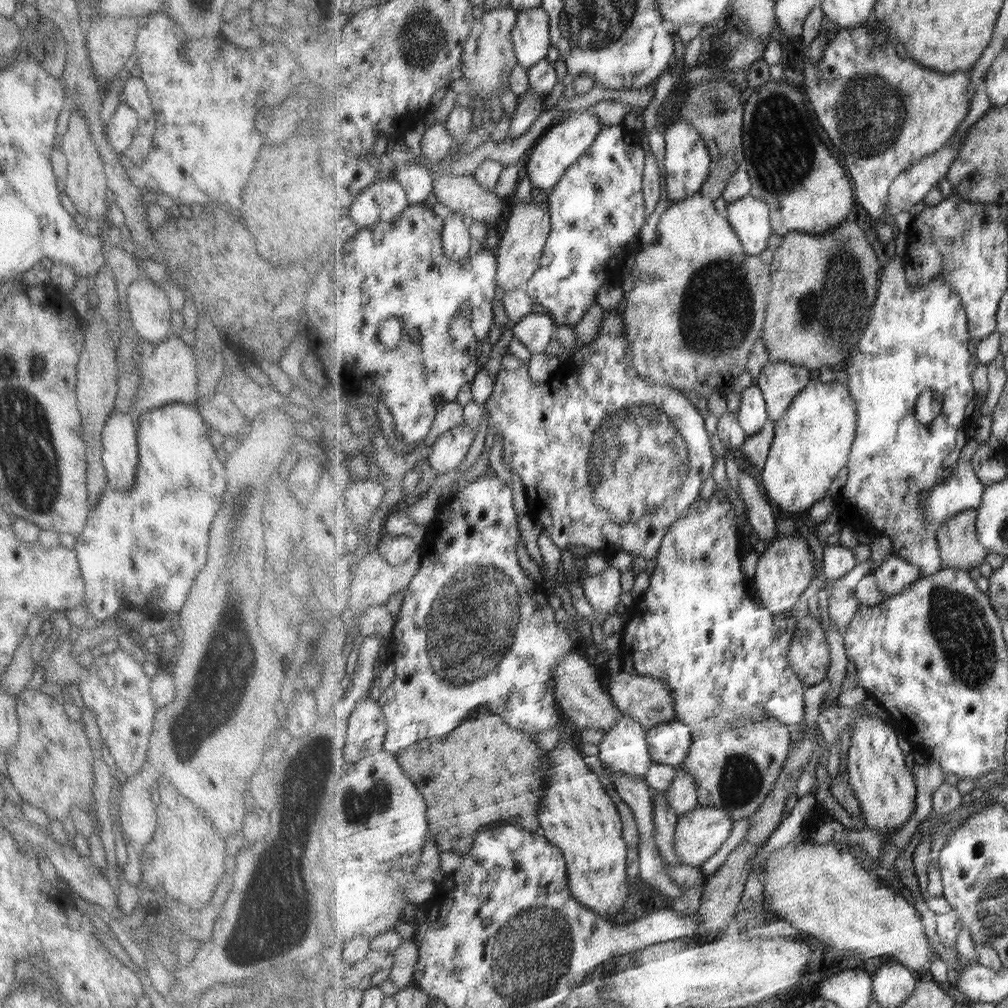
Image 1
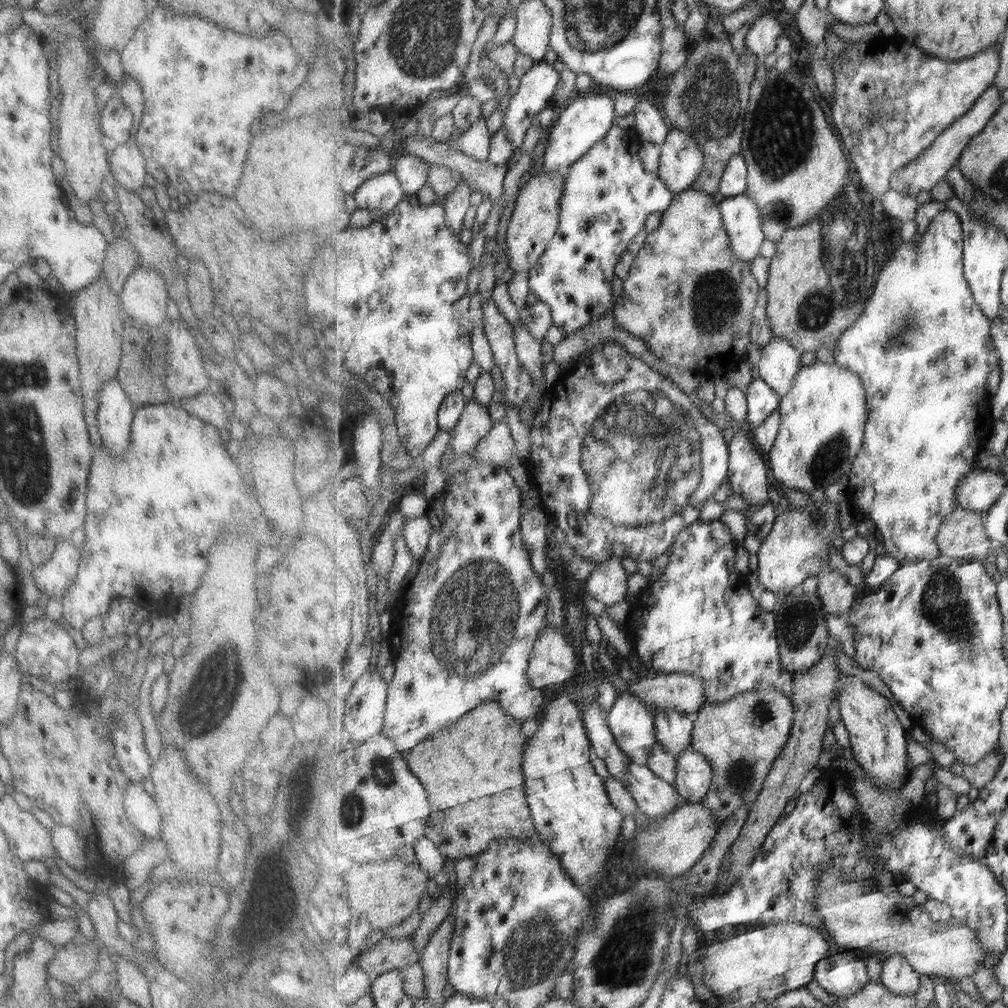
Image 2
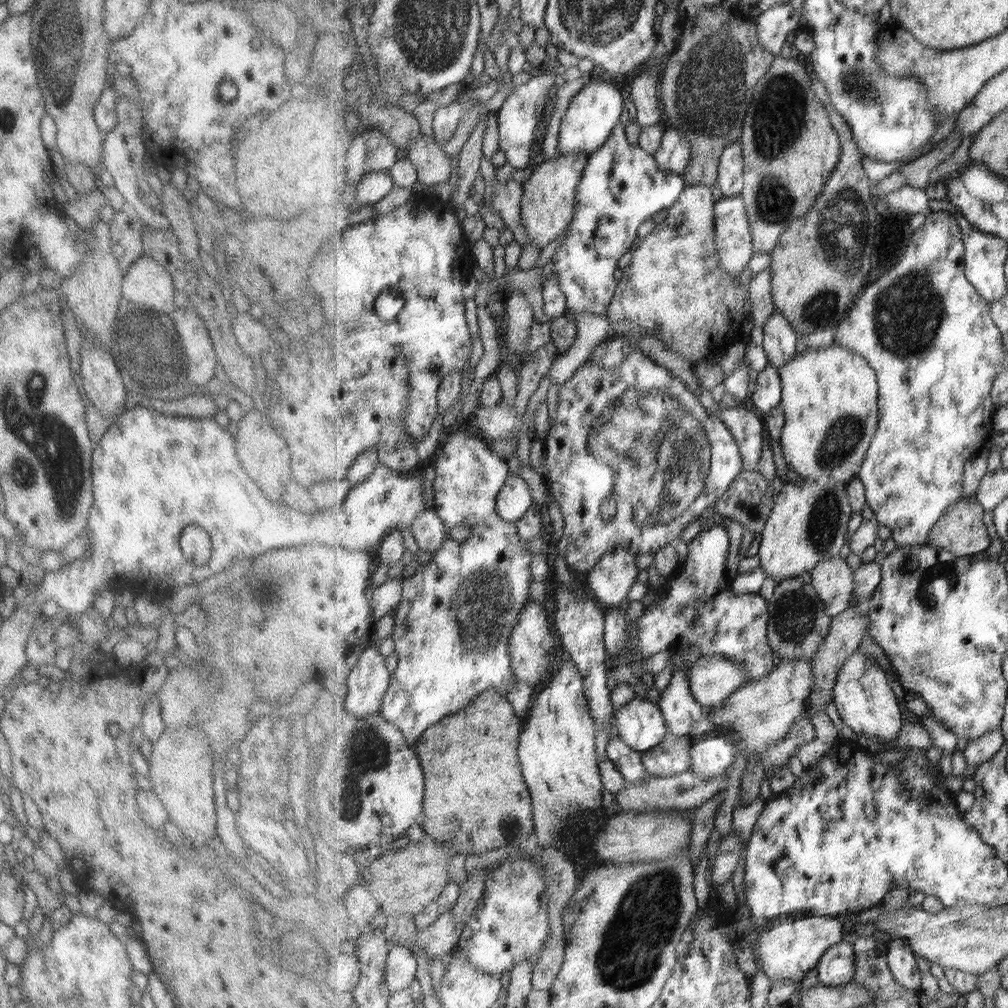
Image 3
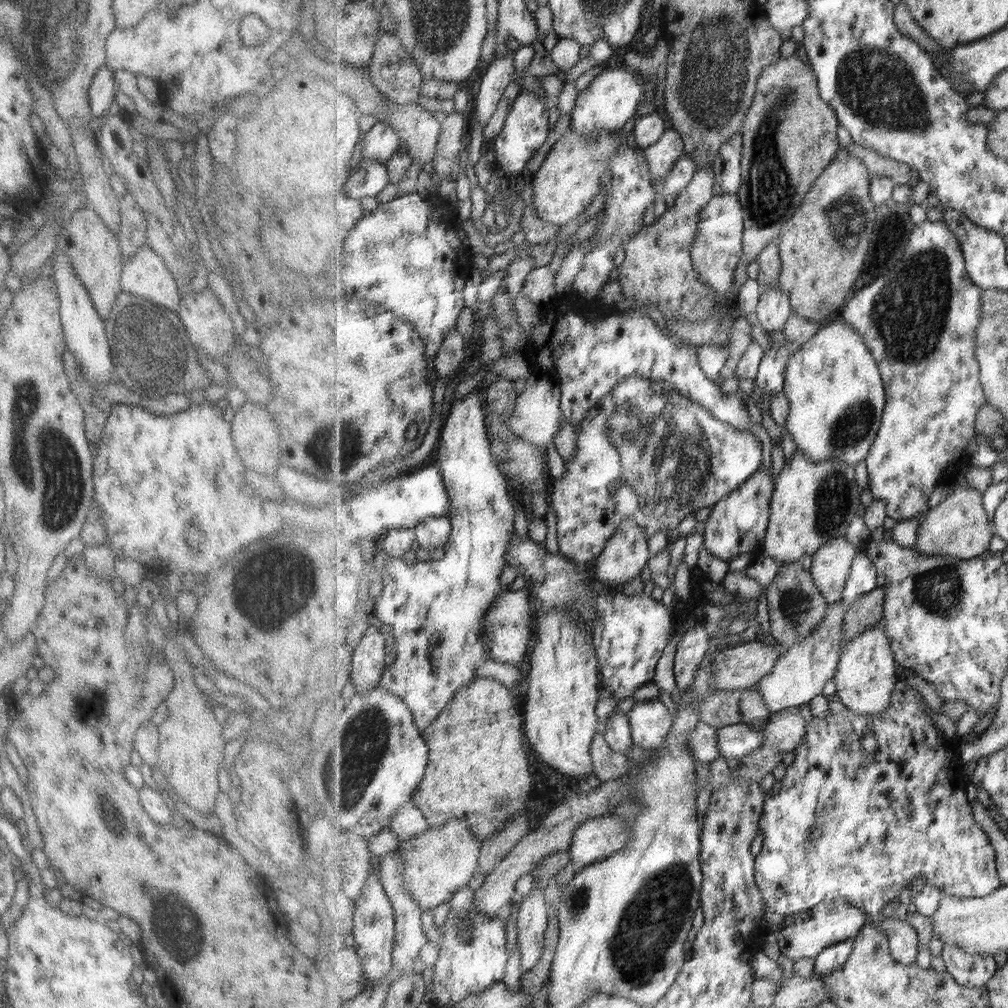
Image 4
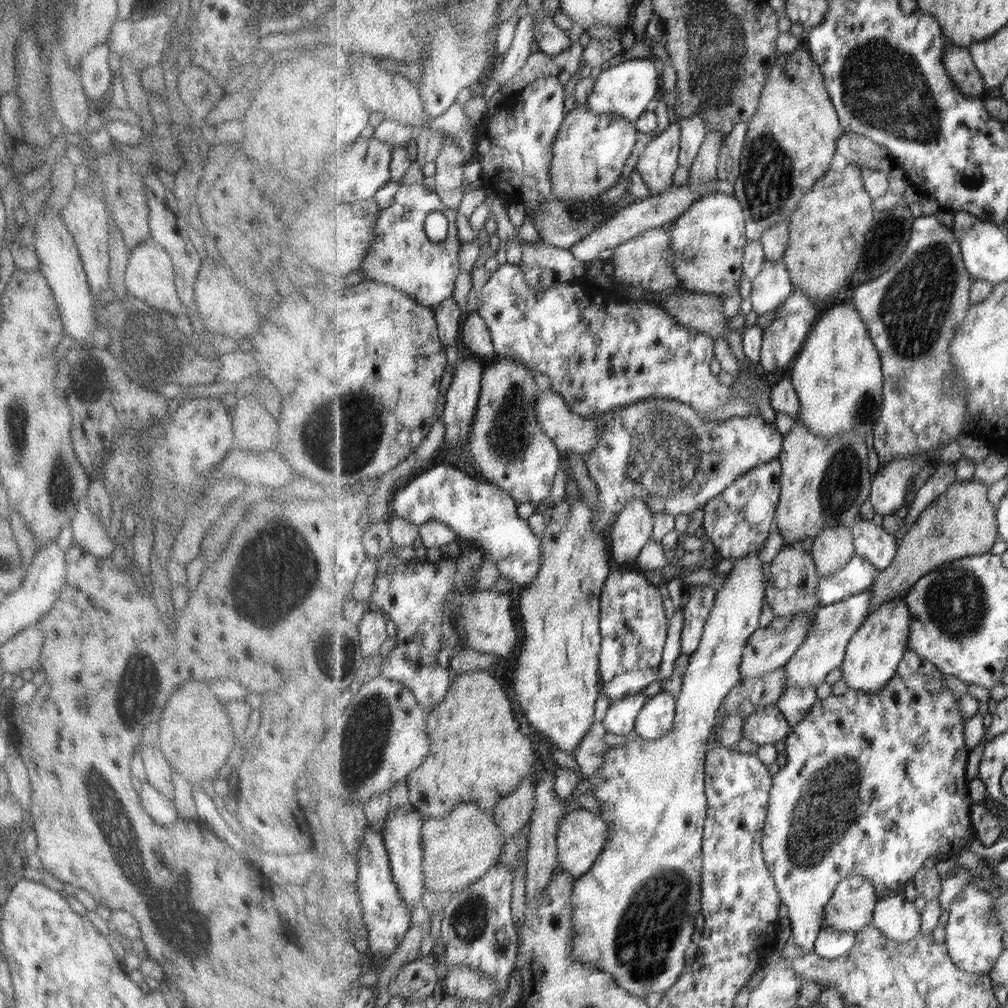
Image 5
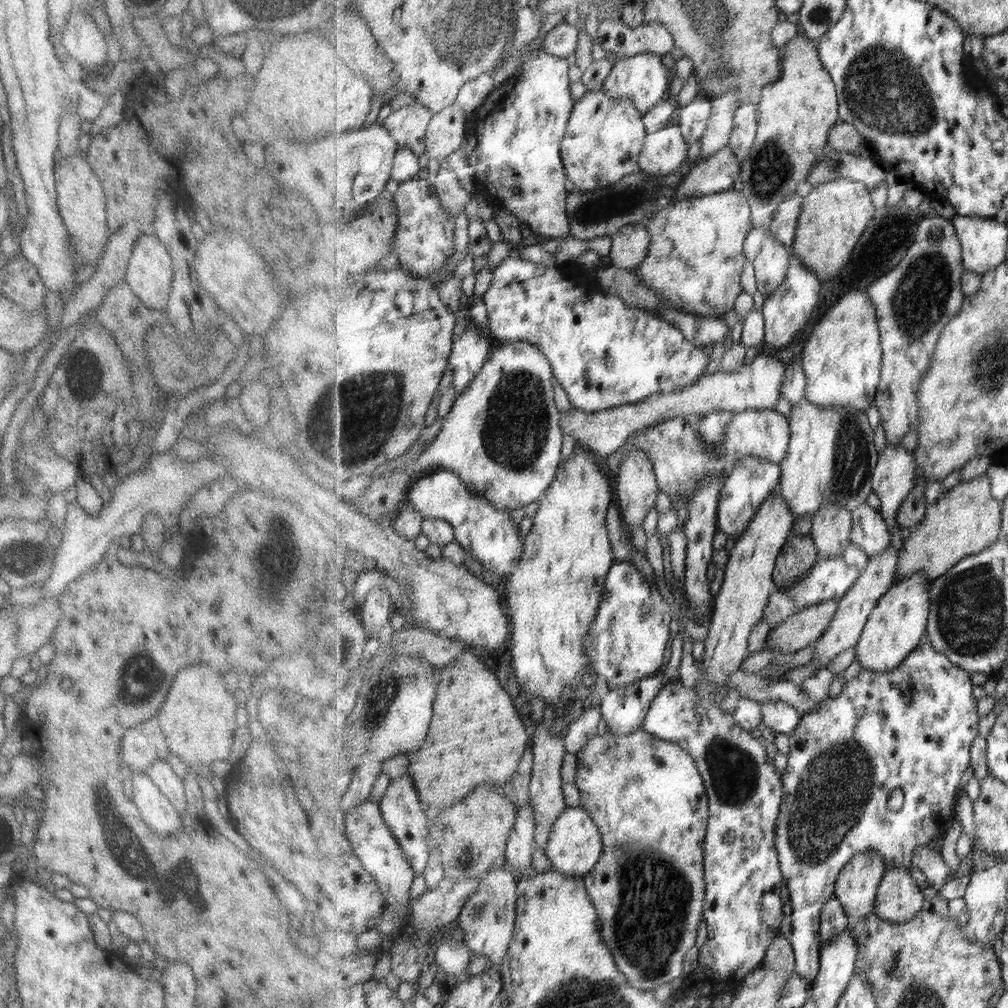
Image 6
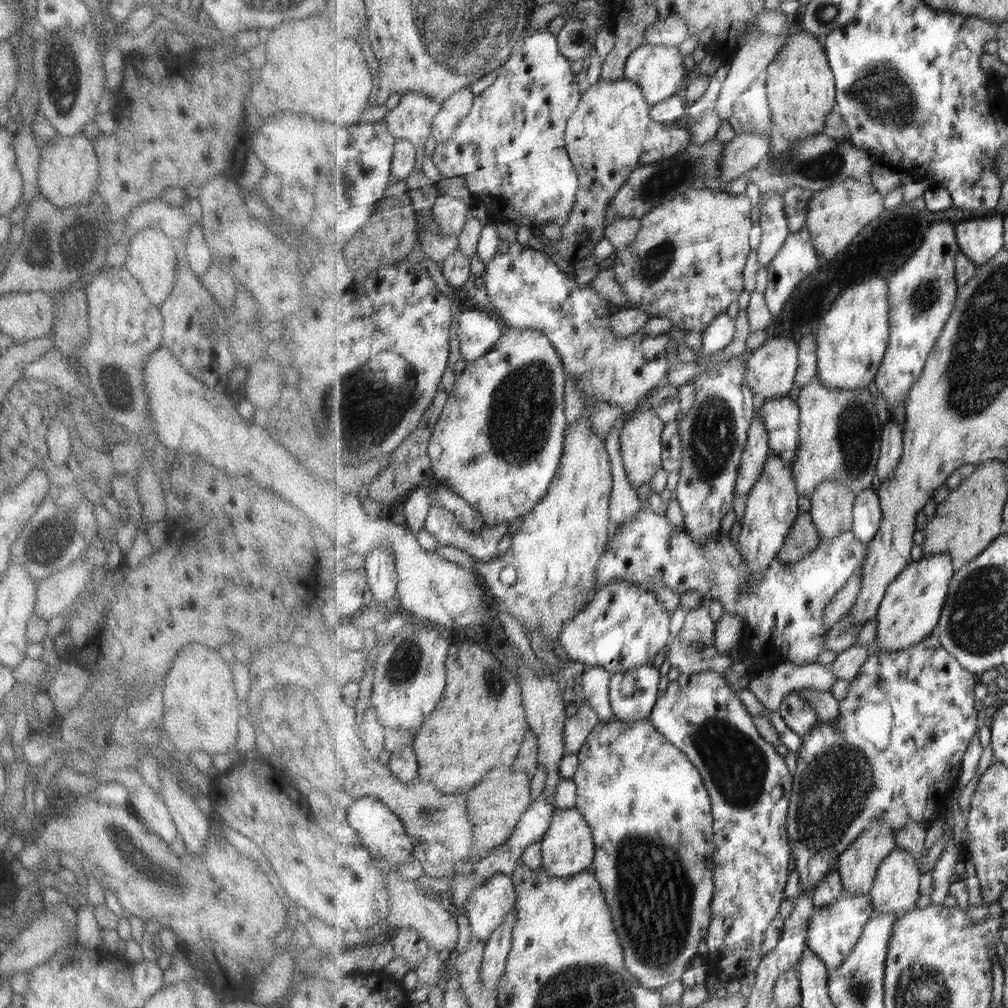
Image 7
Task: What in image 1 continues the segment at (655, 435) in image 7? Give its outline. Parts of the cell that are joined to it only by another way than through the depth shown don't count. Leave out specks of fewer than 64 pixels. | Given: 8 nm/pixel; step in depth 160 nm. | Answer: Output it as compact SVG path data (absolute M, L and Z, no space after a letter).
M611 566L600 573L584 579L584 591L592 607L597 612L613 614L617 604L621 604L621 571Z

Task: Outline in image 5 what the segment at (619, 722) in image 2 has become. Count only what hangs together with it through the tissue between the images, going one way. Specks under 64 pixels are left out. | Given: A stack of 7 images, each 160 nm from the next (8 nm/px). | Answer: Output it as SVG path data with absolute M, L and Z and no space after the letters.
M660 692L649 699L636 720L634 733L655 741L673 730L678 696Z

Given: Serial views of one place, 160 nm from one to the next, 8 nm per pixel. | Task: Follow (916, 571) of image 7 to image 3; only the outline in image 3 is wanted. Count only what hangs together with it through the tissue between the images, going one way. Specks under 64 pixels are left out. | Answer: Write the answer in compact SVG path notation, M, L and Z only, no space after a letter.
M857 651L840 670L834 692L834 704L840 718L859 736L892 742L896 740L903 726L903 714L899 698L887 684L887 672L877 662Z

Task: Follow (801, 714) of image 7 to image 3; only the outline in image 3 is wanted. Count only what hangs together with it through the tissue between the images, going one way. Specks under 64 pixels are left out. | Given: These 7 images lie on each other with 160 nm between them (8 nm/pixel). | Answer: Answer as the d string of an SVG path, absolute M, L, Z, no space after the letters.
M719 733L696 737L691 749L692 765L689 770L703 778L721 781L725 770L735 762L734 744Z

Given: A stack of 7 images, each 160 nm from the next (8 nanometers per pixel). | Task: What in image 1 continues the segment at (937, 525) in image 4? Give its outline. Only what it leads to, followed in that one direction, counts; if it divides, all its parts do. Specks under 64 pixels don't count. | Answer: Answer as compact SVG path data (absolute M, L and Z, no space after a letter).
M965 509L948 518L937 529L944 568L970 570L985 562L989 549L979 543L976 529L977 509Z

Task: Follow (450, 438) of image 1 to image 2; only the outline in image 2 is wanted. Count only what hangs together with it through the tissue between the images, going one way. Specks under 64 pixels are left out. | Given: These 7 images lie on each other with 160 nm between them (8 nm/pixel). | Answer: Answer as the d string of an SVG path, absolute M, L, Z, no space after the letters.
M471 400L461 416L459 425L451 431L450 444L455 459L471 453L473 449L476 450L494 426L488 406Z

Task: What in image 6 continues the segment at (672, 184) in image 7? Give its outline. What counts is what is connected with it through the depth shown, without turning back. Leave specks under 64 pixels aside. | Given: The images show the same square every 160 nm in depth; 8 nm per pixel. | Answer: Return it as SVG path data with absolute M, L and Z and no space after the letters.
M640 169L639 173L634 172L609 187L596 188L586 193L571 189L567 201L570 235L586 241L595 237L613 236L624 226L641 224L642 220L651 216L651 212L657 208L656 204L662 200L661 196L657 197L657 192L665 186L649 181L659 177L660 175L646 174Z

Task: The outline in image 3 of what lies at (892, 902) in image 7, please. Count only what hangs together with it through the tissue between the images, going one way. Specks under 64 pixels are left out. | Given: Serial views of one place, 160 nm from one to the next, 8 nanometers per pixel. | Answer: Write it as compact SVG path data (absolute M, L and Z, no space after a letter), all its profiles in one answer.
M893 937L889 940L889 944L888 964L895 980L907 990L920 990L919 962L909 941L901 937Z

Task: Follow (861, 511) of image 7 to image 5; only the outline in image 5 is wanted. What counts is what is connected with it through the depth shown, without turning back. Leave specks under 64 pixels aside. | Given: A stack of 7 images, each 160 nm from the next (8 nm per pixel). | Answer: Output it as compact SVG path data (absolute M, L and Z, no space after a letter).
M858 519L851 525L856 546L856 555L868 559L879 572L892 564L899 546L897 538L885 529L877 519Z

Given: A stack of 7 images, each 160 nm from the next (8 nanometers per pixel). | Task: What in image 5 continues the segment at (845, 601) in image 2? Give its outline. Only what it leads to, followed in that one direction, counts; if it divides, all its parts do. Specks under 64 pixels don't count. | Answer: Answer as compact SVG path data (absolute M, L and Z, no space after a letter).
M840 524L822 530L814 539L811 552L822 577L840 572L857 556L851 526Z

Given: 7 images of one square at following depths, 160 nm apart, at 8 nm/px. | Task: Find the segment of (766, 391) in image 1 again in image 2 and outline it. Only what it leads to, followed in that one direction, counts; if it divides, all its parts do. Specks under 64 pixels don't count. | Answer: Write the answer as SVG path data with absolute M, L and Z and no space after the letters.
M774 336L762 350L758 374L780 398L785 398L796 385L802 367L803 353L788 340Z

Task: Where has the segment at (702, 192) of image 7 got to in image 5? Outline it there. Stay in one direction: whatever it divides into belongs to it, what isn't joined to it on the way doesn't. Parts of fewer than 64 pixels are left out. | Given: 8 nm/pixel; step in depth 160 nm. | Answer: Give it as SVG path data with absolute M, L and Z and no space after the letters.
M711 193L703 195L685 214L672 223L672 249L677 274L680 276L682 290L720 296L724 300L726 315L731 318L741 312L743 295L739 284L743 275L743 256L748 245L746 237L746 217L742 202L734 194Z

